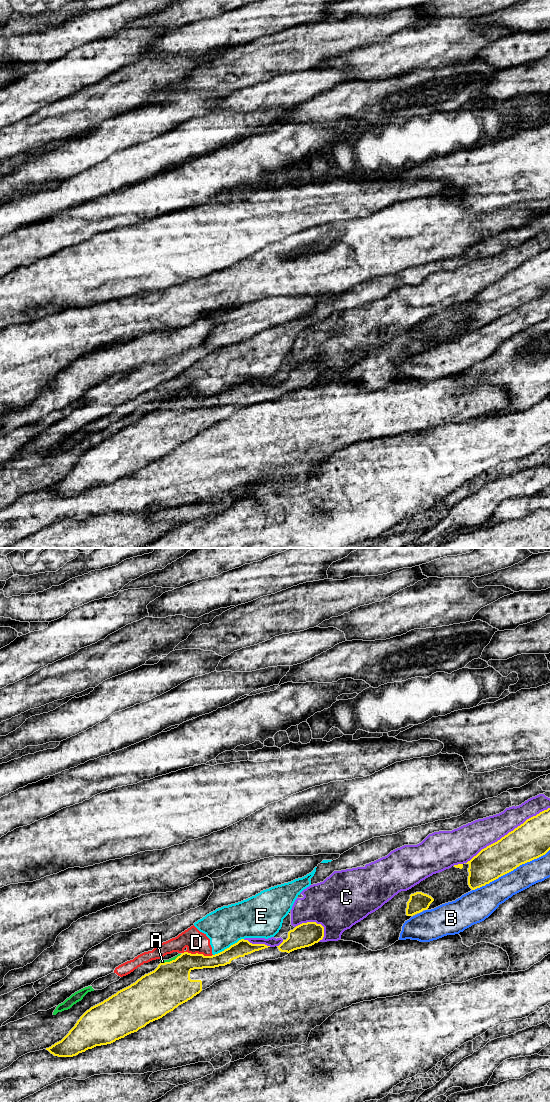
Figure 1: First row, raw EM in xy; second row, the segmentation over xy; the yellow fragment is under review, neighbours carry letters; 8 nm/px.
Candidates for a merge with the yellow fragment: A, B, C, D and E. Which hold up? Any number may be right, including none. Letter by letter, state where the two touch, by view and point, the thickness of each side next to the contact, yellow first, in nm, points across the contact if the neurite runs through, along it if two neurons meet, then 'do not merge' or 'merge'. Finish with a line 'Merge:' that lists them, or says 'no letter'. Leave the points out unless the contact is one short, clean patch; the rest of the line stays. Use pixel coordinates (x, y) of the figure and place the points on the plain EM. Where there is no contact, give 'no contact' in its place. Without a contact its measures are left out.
A: contact xy (172, 400); calibres 360 and 30 nm; do not merge
B: contact xy (510, 311); calibres 280 and 200 nm; do not merge
C: contact xy (508, 273); calibres 300 and 240 nm; do not merge
D: contact xy (197, 393); calibres 240 and 180 nm; border xy (182, 392), (212, 395); do not merge
E: contact xy (229, 387); calibres 130 and 320 nm; do not merge
Merge: no letter

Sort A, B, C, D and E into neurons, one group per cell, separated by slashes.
A D E / B / C

